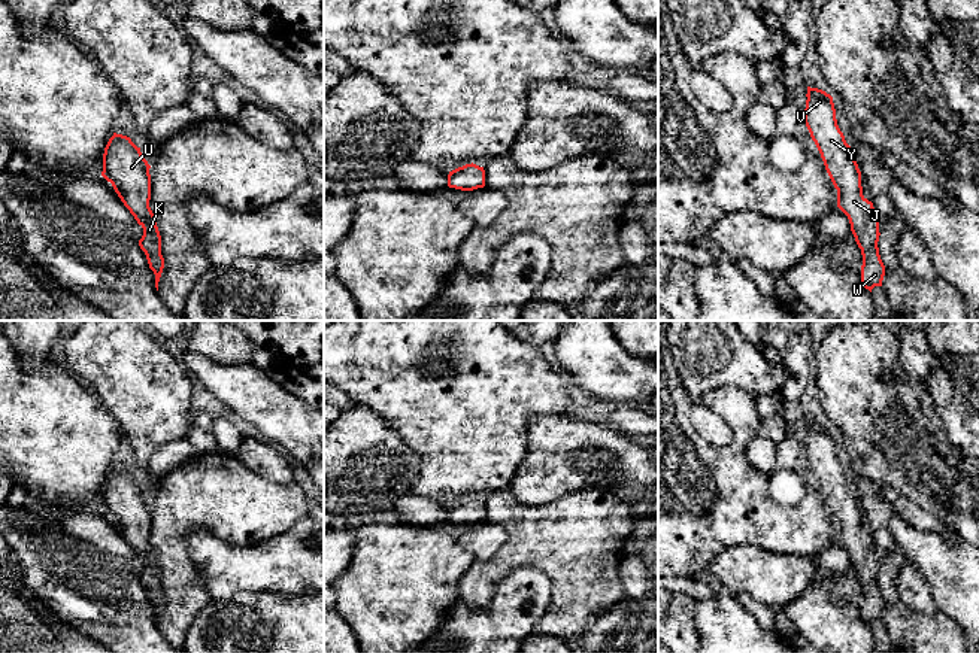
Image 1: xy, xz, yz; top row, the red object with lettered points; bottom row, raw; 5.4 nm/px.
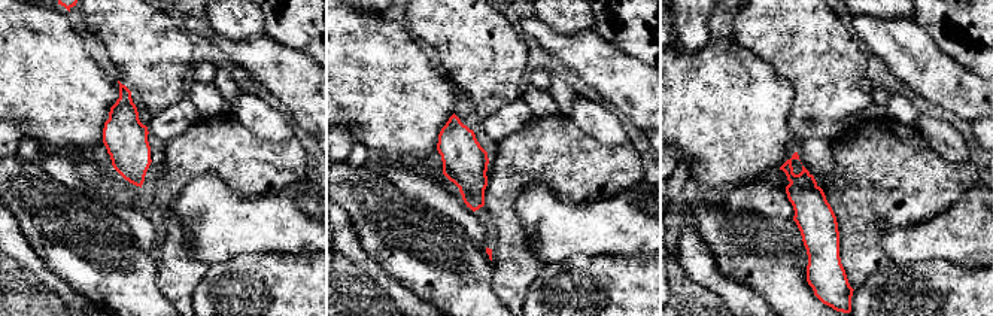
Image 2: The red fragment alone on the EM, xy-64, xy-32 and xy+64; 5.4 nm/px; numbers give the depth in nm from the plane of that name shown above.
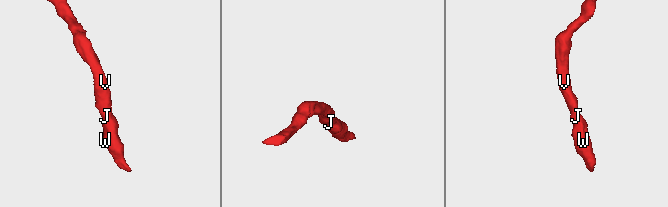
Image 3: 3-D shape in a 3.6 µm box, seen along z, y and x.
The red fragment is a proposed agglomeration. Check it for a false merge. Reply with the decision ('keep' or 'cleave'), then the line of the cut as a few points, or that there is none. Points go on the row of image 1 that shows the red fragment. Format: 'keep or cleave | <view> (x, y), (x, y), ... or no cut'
keep | no cut

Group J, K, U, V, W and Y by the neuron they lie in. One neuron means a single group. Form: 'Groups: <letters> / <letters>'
Groups: J K U V W Y

